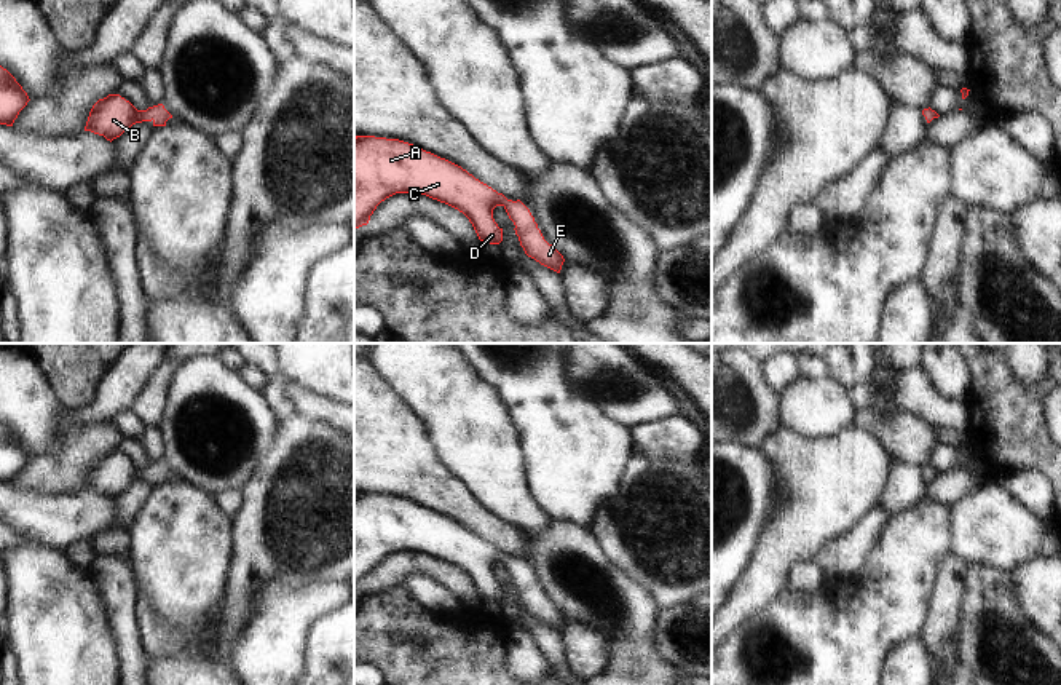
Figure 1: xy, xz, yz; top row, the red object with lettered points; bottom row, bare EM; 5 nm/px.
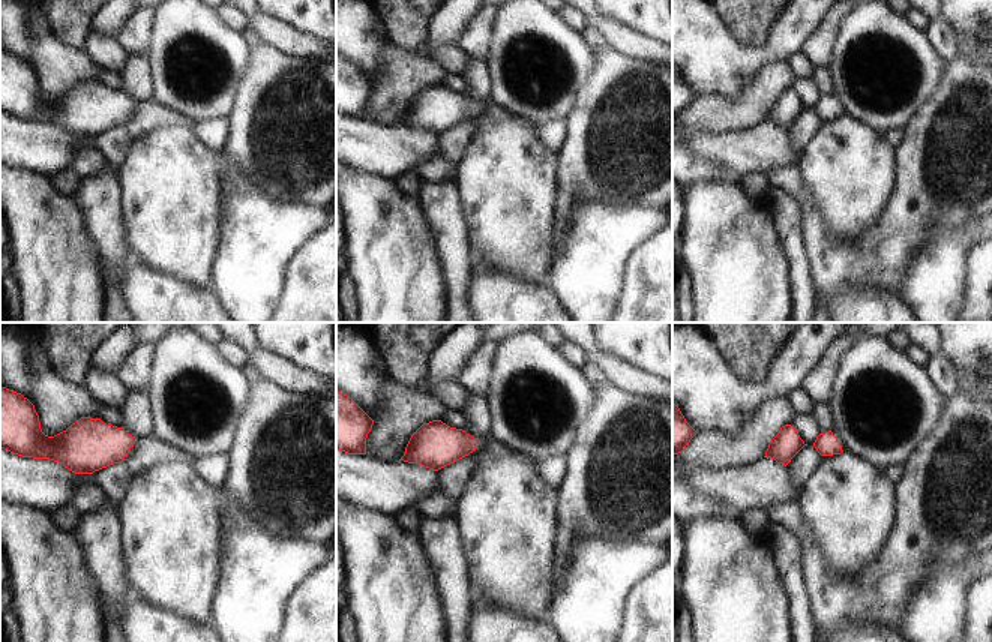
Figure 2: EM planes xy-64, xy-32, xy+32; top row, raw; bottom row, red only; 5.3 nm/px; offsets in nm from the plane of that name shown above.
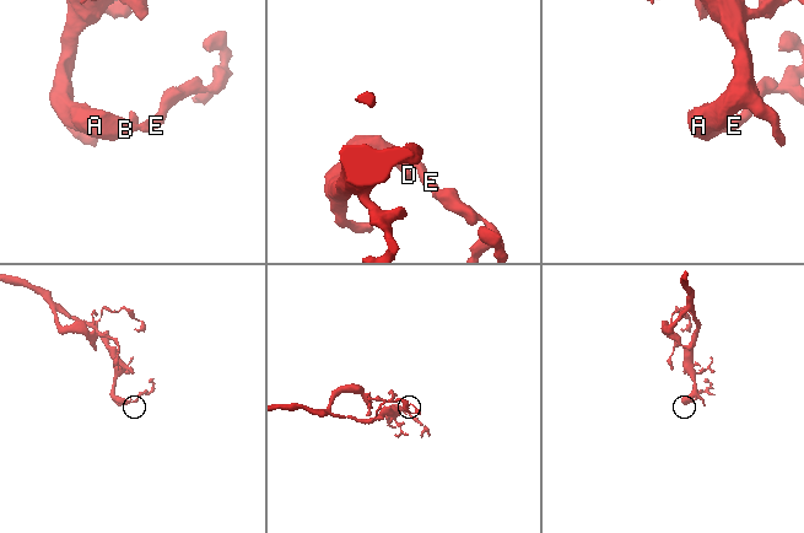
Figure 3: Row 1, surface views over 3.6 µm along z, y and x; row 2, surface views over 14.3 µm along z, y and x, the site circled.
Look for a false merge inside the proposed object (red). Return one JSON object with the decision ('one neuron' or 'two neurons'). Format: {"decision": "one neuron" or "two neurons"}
{"decision": "one neuron"}

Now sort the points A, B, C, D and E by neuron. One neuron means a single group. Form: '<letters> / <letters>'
A B C D E

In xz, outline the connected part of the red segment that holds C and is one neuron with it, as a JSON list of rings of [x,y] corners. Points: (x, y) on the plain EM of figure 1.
[[[375,493],[354,495],[354,586],[367,583],[377,564],[396,551],[421,551],[463,570],[480,599],[499,602],[503,586],[493,576],[493,567],[503,564],[515,583],[515,592],[525,612],[541,623],[560,631],[563,613],[549,602],[530,567],[520,559],[507,557],[461,524],[426,509],[413,501]]]

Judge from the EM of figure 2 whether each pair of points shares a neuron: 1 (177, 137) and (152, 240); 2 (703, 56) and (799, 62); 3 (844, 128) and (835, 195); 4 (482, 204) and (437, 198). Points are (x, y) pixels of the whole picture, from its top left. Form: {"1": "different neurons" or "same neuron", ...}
{"1": "same neuron", "2": "different neurons", "3": "same neuron", "4": "different neurons"}

